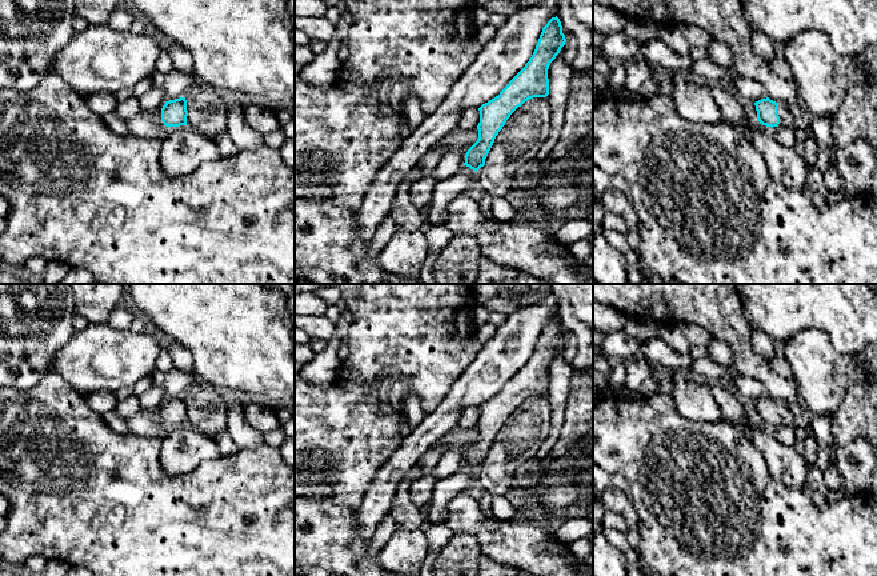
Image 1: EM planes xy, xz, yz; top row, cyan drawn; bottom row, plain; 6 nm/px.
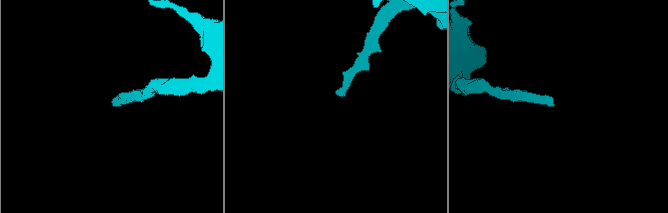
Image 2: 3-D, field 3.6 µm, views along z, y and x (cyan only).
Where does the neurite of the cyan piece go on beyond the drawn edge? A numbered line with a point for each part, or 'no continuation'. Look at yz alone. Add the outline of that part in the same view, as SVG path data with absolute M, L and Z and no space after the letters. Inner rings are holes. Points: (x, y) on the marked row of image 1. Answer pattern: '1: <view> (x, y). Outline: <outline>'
1: yz (787, 119). Outline: M778 103L778 116L780 124L778 127L790 127L794 131L797 140L802 141L806 137L809 131L808 124L804 124L801 120L796 119L786 104Z

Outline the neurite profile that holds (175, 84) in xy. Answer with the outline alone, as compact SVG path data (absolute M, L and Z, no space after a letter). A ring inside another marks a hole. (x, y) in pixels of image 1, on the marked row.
M172 69L168 73L156 73L155 83L164 91L164 100L187 97L201 89L201 84L193 72L183 73Z

